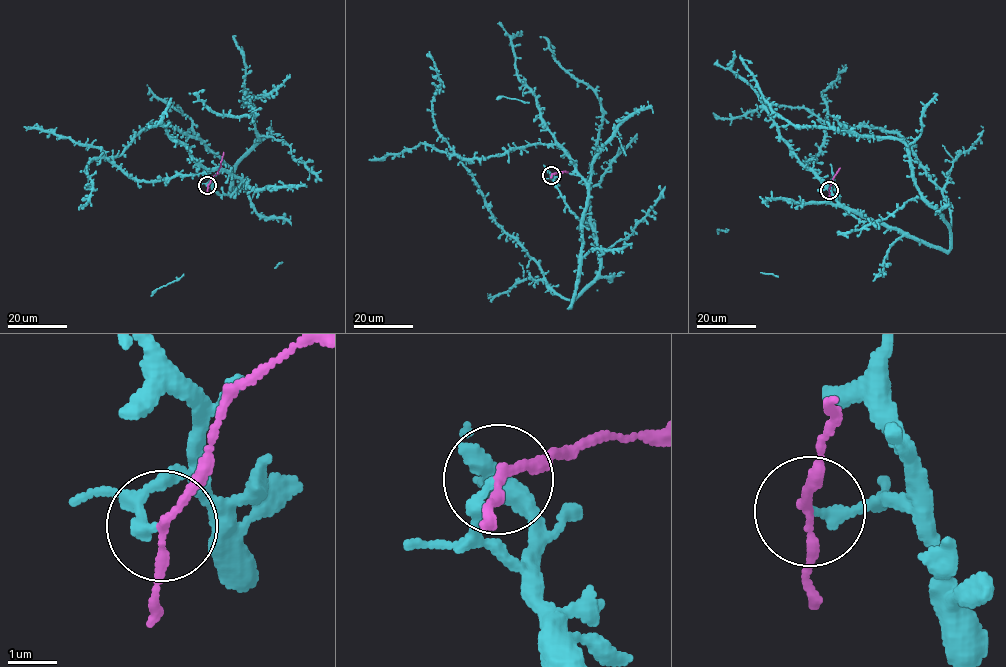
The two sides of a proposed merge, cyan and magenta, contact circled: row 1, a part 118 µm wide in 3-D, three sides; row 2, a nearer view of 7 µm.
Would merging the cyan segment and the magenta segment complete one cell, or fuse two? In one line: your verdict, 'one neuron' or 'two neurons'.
two neurons

